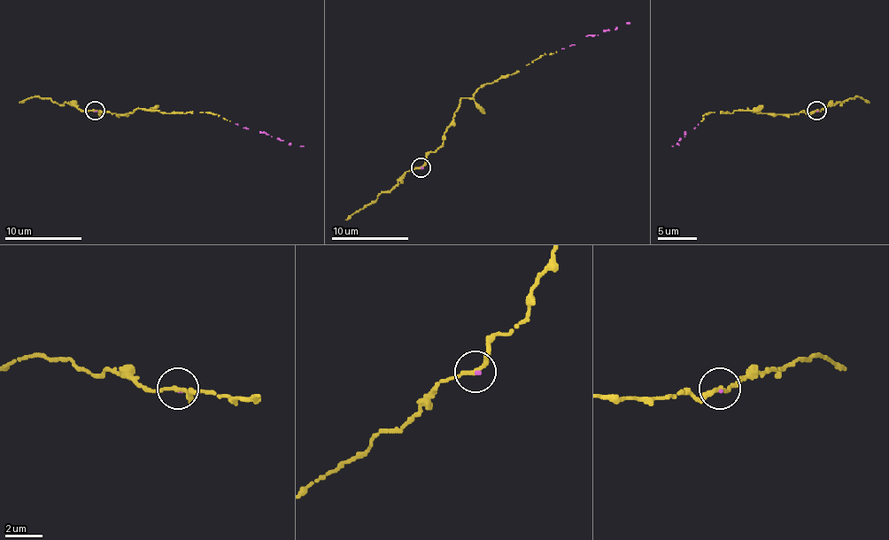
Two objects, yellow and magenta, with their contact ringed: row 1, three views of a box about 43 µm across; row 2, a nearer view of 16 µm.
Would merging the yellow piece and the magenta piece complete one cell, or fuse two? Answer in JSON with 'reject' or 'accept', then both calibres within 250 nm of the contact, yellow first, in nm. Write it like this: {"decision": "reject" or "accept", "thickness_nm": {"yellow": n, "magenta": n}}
{"decision": "accept", "thickness_nm": {"yellow": 240, "magenta": 130}}

